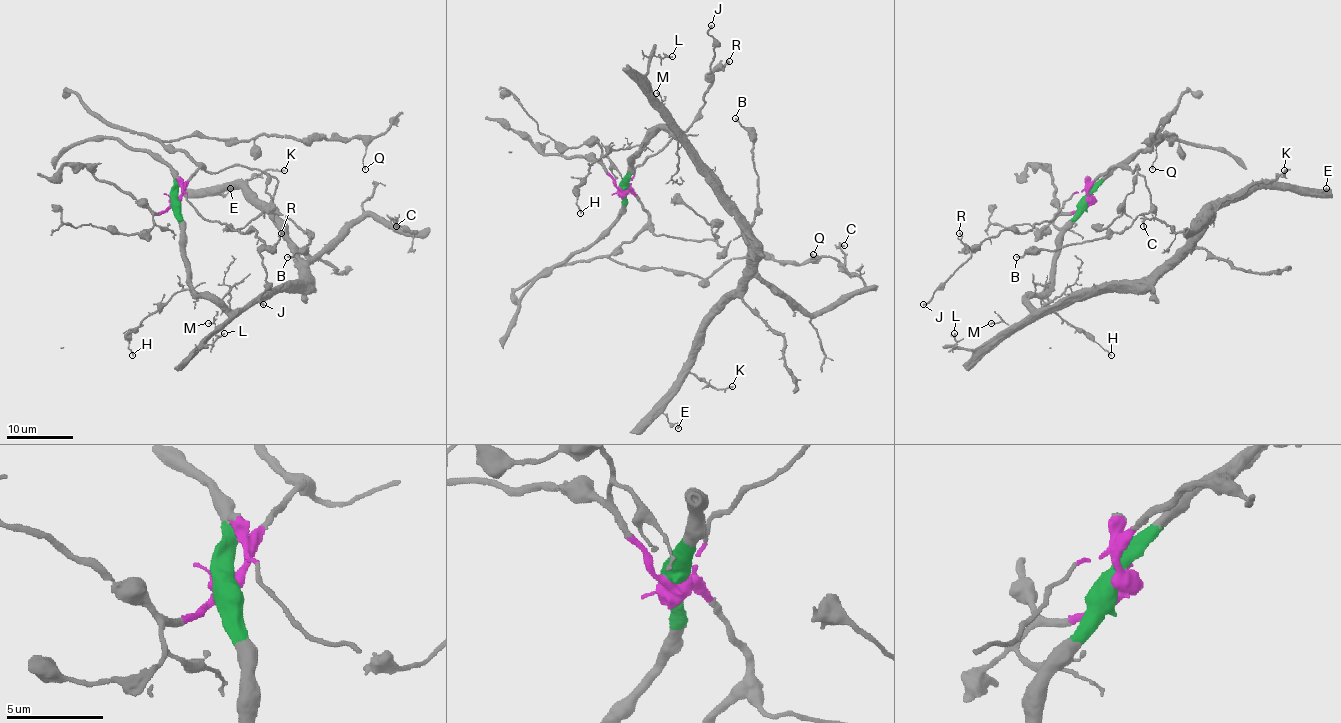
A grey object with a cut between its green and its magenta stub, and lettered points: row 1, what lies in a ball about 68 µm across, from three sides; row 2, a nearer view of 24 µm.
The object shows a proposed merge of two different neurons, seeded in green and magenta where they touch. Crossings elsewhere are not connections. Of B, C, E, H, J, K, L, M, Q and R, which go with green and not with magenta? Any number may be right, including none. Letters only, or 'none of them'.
C, E, H, K, L, M

